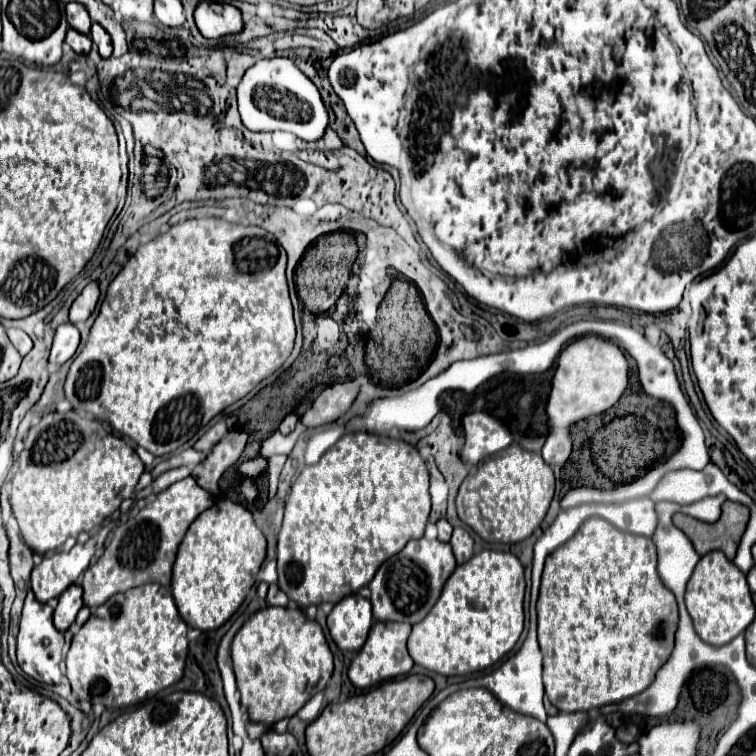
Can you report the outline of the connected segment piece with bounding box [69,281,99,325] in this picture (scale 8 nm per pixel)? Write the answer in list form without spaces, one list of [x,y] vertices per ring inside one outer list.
[[[91,281],[71,305],[71,311],[69,311],[71,323],[79,325],[81,321],[85,321],[95,311],[97,301],[99,301],[99,283]]]

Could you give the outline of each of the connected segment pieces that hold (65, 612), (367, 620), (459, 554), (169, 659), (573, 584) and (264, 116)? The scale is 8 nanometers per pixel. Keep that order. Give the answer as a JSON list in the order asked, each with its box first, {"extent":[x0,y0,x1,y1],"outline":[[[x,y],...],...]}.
[{"extent":[55,585,83,631],"outline":[[[73,585],[69,587],[61,597],[59,597],[59,605],[55,607],[55,627],[59,631],[67,631],[71,627],[71,623],[75,621],[79,609],[83,607],[83,589],[81,585]]]},{"extent":[327,595,373,651],"outline":[[[349,595],[339,601],[327,617],[327,627],[341,651],[359,651],[373,625],[371,603],[361,595]]]},{"extent":[451,527,473,565],"outline":[[[455,527],[453,537],[451,537],[451,547],[453,547],[453,555],[457,559],[457,565],[461,565],[467,559],[471,559],[471,555],[473,555],[473,537],[463,527]]]},{"extent":[67,585,187,707],"outline":[[[141,585],[125,593],[113,595],[97,607],[87,623],[71,641],[67,653],[67,679],[79,701],[101,703],[105,707],[129,707],[153,697],[161,689],[177,683],[183,677],[187,659],[187,625],[181,619],[173,595],[161,585]]]},{"extent":[537,517,679,713],"outline":[[[593,517],[545,561],[537,601],[539,645],[543,653],[543,683],[549,701],[567,713],[591,711],[619,703],[645,691],[655,671],[673,651],[679,623],[677,601],[657,573],[657,551],[649,537],[619,531],[609,521]]]},{"extent":[237,57,329,141],"outline":[[[287,57],[261,59],[251,65],[239,85],[237,85],[237,103],[241,121],[251,131],[289,131],[303,141],[317,141],[323,137],[329,117],[321,101],[321,95],[313,81],[305,77],[297,65]]]}]

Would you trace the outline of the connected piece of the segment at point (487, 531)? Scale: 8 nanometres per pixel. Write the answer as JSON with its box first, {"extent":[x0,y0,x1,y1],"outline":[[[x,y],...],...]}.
{"extent":[457,445,553,543],"outline":[[[511,445],[484,460],[465,477],[457,495],[457,513],[485,541],[519,543],[539,527],[553,495],[553,469],[541,459],[541,453]]]}

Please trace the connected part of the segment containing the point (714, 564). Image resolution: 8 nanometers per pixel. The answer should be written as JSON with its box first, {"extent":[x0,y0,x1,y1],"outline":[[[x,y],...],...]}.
{"extent":[685,551,755,645],"outline":[[[711,551],[697,563],[685,593],[685,605],[697,635],[709,645],[727,645],[743,633],[755,619],[755,603],[747,585],[747,575],[739,571],[721,551]]]}

